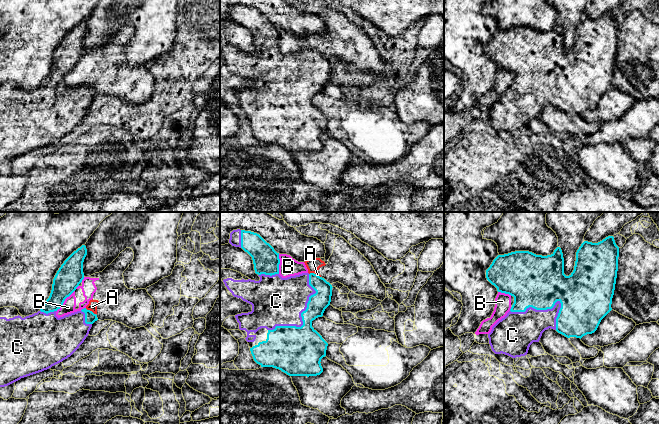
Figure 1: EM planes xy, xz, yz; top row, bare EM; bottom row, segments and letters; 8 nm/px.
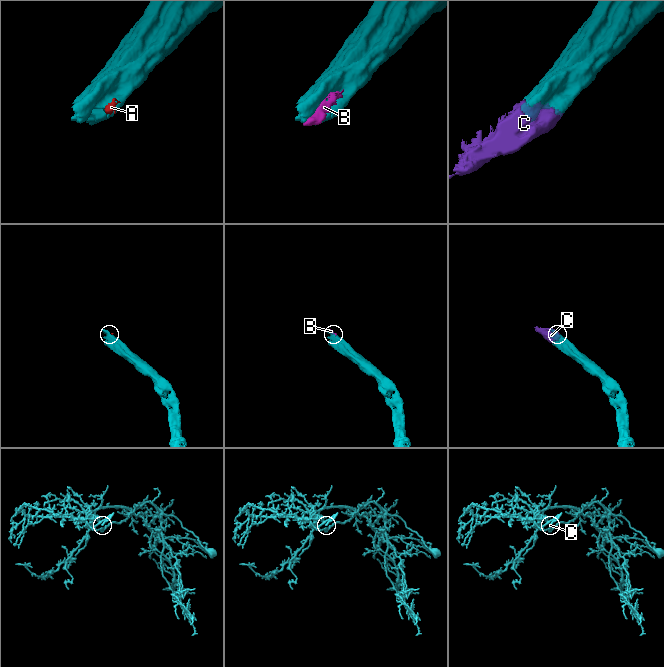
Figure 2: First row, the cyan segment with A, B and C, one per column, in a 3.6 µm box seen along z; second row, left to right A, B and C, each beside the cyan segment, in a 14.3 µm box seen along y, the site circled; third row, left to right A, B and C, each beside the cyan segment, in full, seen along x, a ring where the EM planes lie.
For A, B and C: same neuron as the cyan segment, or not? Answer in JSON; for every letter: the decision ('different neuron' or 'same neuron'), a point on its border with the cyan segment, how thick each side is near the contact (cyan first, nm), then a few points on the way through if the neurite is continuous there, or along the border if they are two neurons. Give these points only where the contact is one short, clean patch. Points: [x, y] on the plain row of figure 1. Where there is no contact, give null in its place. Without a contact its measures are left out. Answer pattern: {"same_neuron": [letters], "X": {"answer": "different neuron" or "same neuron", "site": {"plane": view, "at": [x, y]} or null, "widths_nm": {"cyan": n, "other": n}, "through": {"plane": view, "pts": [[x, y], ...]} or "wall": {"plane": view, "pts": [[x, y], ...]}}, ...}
{"same_neuron": ["C"], "A": {"answer": "different neuron", "site": {"plane": "xy", "at": [89, 86]}, "widths_nm": {"cyan": 90, "other": 80}, "wall": {"plane": "xy", "pts": [[85, 84], [95, 90]]}}, "B": {"answer": "different neuron", "site": {"plane": "xy", "at": [64, 76]}, "widths_nm": {"cyan": 200, "other": 120}}, "C": {"answer": "same neuron", "site": {"plane": "xz", "at": [301, 92]}, "widths_nm": {"cyan": 340, "other": 400}}}

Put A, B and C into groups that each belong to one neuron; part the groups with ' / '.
A B / C

